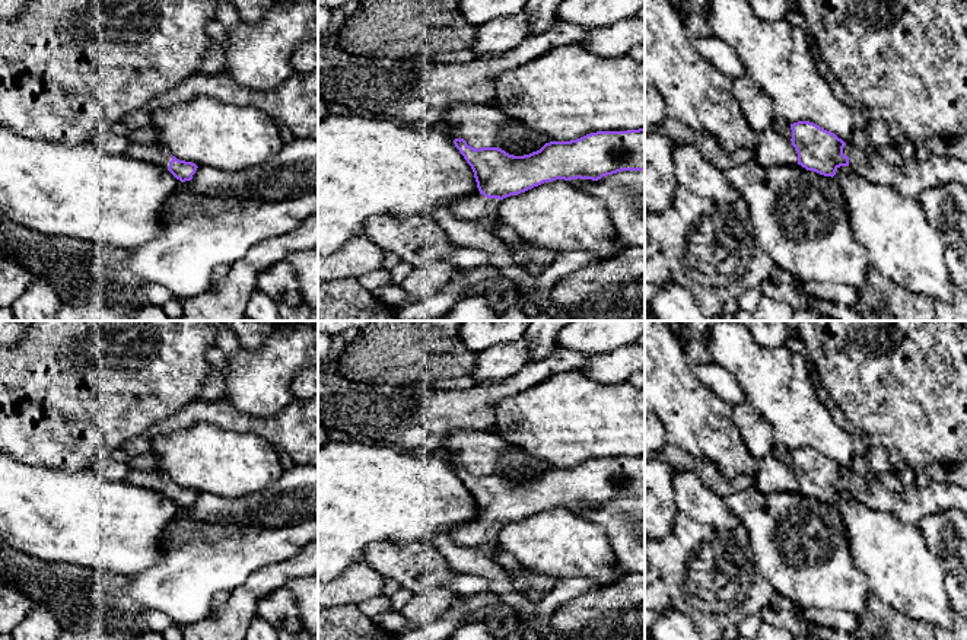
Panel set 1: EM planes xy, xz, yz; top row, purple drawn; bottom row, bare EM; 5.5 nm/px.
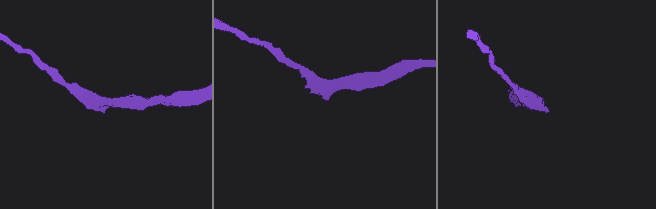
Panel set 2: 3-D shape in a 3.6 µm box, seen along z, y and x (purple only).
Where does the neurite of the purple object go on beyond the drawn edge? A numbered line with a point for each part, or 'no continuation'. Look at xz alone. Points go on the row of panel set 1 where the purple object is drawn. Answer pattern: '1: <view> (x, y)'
1: xz (479, 209)

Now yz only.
1: yz (910, 180)

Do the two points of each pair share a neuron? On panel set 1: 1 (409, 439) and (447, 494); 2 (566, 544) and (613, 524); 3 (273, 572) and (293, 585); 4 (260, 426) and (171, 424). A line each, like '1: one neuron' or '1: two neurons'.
1: two neurons
2: two neurons
3: two neurons
4: one neuron

